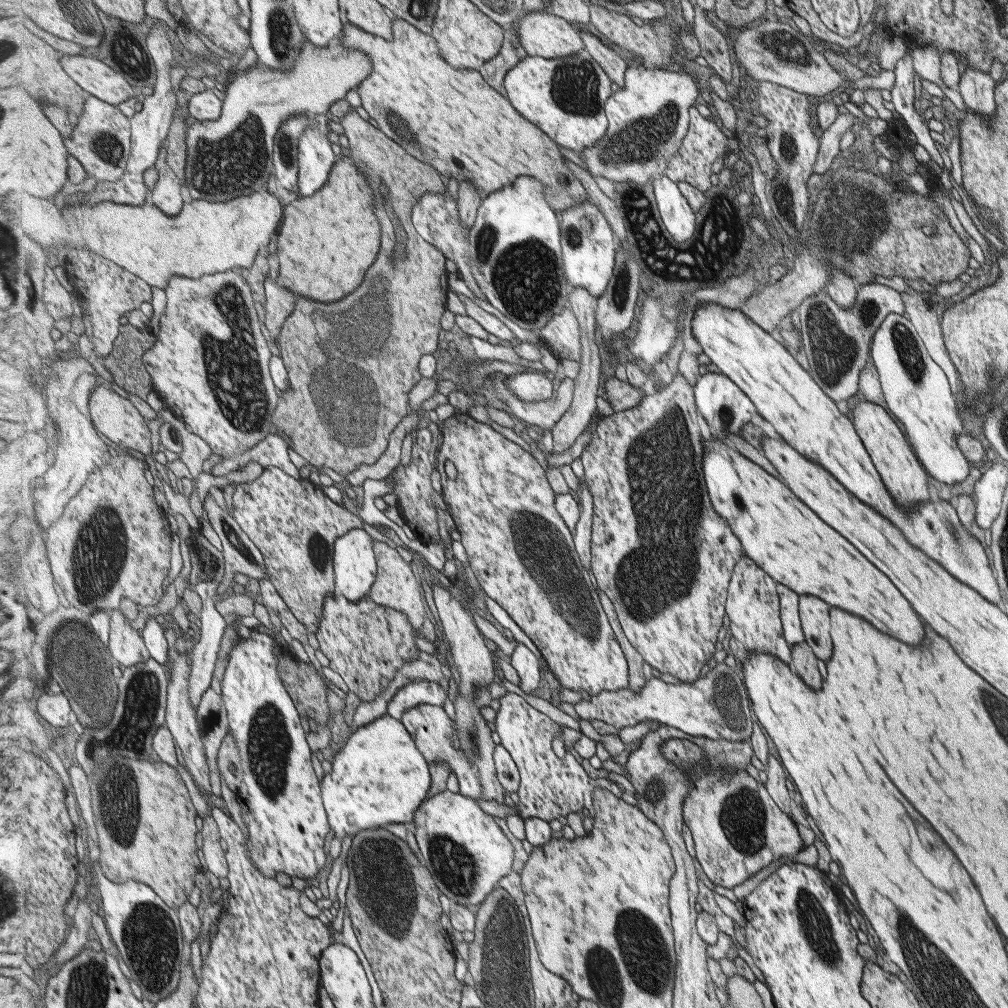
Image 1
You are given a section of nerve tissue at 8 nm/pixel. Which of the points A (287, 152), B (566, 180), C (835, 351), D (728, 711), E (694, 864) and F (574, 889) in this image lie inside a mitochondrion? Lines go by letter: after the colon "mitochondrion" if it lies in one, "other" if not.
A: mitochondrion
B: other
C: mitochondrion
D: mitochondrion
E: other
F: other

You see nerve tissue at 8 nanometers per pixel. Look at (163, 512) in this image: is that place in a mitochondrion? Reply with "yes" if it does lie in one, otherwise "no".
no

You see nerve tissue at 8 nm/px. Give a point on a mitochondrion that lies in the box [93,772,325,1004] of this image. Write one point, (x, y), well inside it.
(149, 935)

